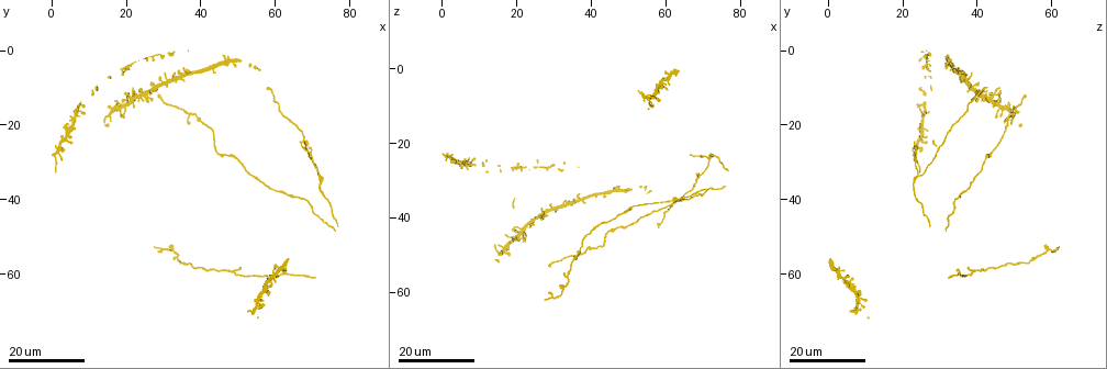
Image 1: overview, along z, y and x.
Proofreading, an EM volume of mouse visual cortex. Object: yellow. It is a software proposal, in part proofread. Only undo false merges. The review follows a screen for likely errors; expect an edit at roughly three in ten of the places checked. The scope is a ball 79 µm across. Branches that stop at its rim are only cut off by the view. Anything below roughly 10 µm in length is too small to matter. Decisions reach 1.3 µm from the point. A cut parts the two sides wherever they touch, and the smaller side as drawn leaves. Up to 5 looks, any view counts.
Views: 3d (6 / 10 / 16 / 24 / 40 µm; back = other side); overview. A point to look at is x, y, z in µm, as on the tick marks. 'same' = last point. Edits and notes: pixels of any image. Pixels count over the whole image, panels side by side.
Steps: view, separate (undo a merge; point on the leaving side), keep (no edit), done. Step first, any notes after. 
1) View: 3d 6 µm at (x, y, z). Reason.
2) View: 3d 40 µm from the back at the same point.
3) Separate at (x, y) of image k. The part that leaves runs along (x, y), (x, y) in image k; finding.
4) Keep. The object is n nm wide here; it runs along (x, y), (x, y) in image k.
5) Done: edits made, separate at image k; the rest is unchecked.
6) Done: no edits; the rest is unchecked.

View: 3d 16 µm at (50.5, 60.0, 37.0). Sudden change in width.

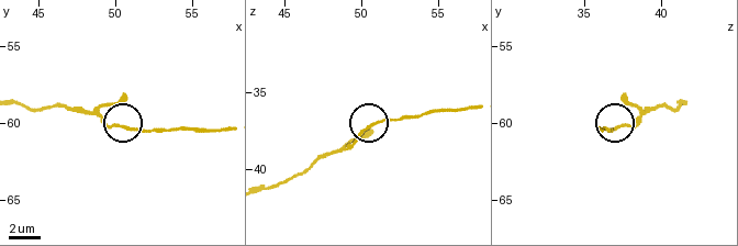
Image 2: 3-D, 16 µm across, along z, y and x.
View: 3d 6 µm at (50.4, 60.4, 37.4). Closer look.

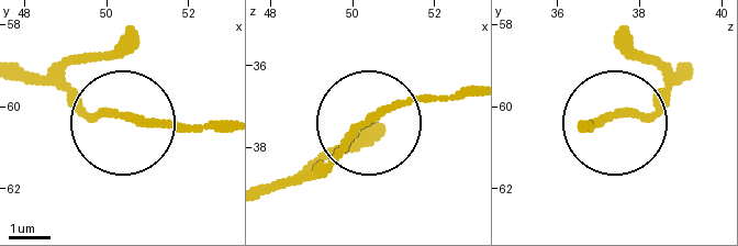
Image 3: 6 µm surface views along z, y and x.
Keep. It runs along (223, 129), (98, 118), (48, 87) in image 3; one neuron here.

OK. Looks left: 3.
View: 3d 24 µm at (71.5, 33.5, 23.5). Two arms in line, one across.

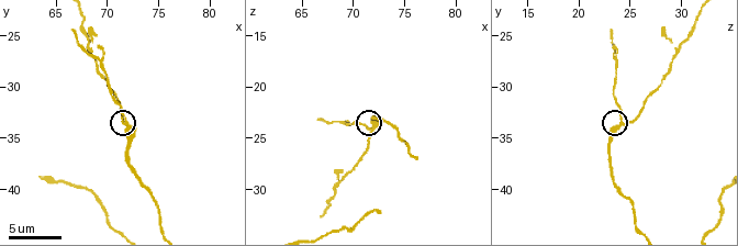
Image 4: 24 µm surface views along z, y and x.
View: 3d 10 µm at (71.8, 33.8, 24.2).

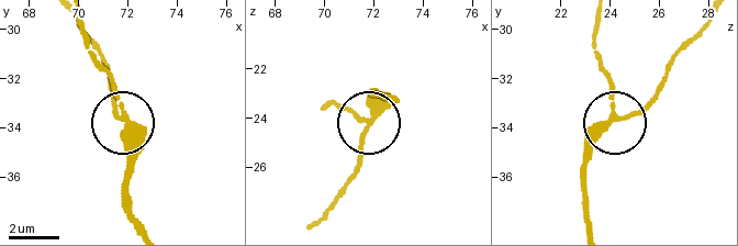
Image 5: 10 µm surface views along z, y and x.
Keep. 3 arms meet here; one neuron here.

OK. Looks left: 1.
Done: no edits; the rest is unchecked.

